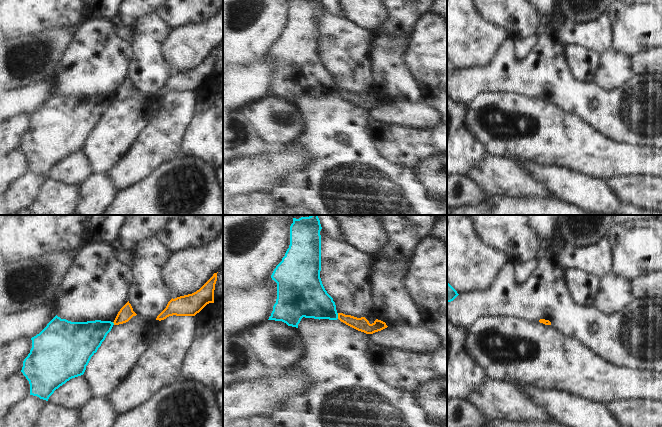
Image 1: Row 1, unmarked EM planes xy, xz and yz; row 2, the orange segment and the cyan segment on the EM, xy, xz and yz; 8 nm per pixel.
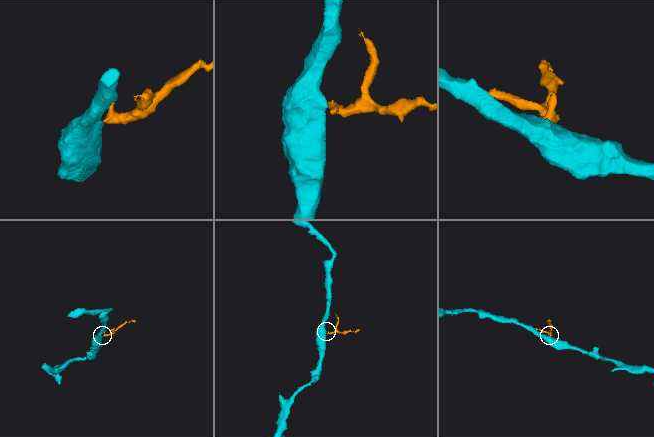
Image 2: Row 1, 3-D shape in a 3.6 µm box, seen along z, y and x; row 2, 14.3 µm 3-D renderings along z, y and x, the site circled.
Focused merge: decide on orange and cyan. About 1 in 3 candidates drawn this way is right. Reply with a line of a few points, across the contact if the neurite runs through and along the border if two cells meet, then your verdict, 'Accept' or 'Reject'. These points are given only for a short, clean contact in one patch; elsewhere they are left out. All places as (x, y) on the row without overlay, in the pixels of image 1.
Line: xz (337, 89), (338, 94). Reject

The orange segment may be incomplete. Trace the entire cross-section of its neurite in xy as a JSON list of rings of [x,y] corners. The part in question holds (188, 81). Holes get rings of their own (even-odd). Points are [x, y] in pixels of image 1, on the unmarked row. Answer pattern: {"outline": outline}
{"outline": [[[217,49],[196,68],[171,75],[166,84],[157,92],[156,96],[164,96],[169,92],[195,92],[207,80],[214,79],[214,66]]]}

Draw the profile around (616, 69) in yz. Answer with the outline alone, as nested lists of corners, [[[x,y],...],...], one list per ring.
[[[611,47],[600,57],[594,83],[601,89],[612,92],[626,85],[635,75],[632,58]]]

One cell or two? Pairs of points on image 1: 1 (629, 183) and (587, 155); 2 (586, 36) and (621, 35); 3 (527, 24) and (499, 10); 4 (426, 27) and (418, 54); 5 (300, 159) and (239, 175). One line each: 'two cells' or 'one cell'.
1: two cells
2: two cells
3: one cell
4: one cell
5: one cell

